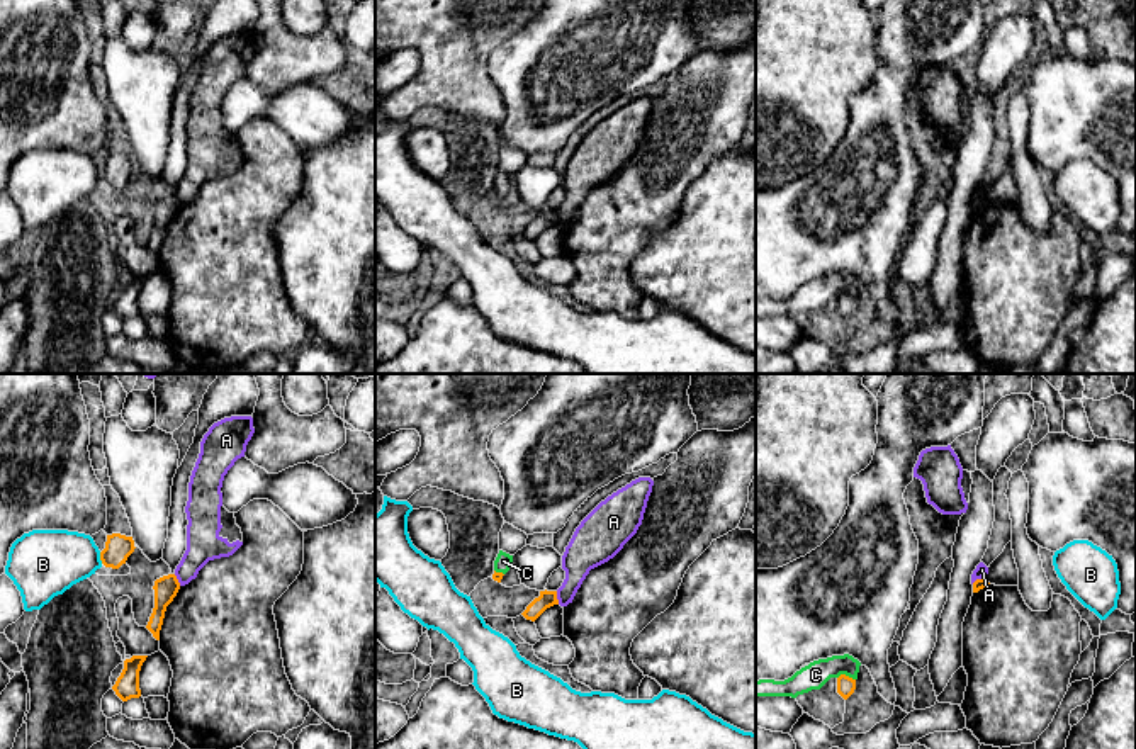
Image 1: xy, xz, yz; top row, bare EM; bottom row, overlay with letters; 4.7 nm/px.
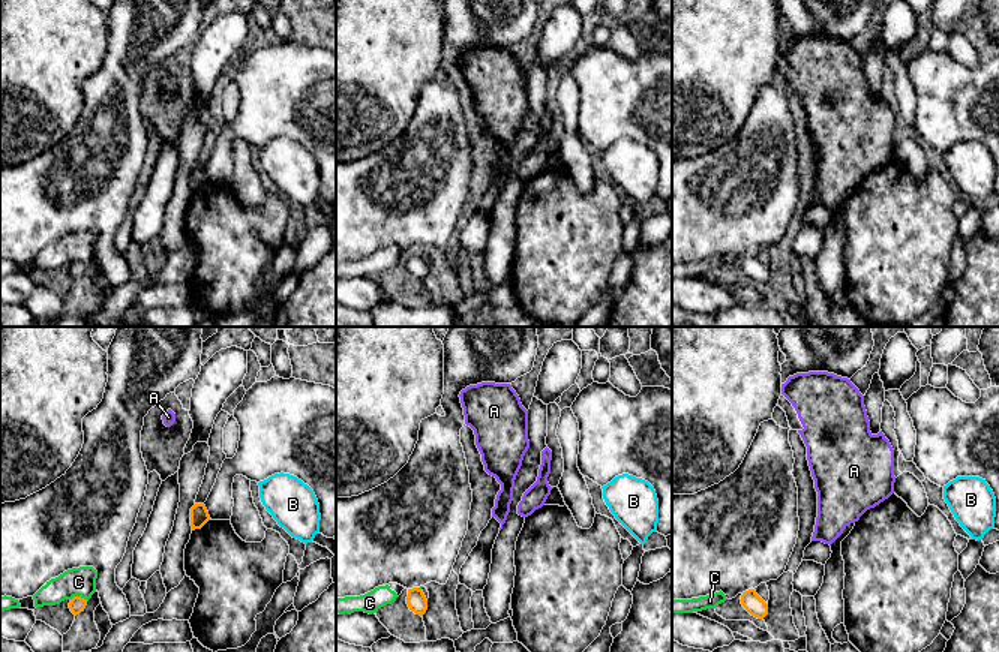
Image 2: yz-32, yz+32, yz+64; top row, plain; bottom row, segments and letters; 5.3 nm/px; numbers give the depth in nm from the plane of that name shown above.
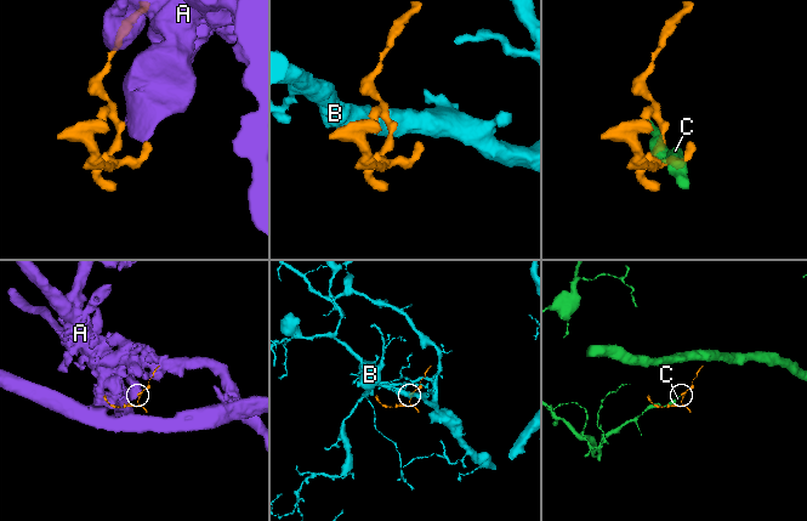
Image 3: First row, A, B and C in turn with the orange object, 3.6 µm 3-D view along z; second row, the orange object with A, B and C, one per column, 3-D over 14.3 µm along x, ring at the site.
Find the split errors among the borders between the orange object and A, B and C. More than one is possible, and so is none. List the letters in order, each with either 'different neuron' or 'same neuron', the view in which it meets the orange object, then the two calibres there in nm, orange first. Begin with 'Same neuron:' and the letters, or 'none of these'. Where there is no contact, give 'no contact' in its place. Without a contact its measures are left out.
Same neuron: C
A: different neuron; contact in xz; calibres 80 and 160 nm
B: different neuron; contact in xy; calibres 130 and 320 nm
C: same neuron; contact in yz; calibres 90 and 120 nm

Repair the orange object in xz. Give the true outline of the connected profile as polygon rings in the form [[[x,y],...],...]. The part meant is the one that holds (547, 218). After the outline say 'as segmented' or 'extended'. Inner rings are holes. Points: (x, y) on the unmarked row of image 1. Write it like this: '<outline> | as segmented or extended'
[[[540,211],[540,216],[535,217],[526,229],[521,233],[526,239],[535,241],[547,228],[559,224],[557,211]]] | as segmented

